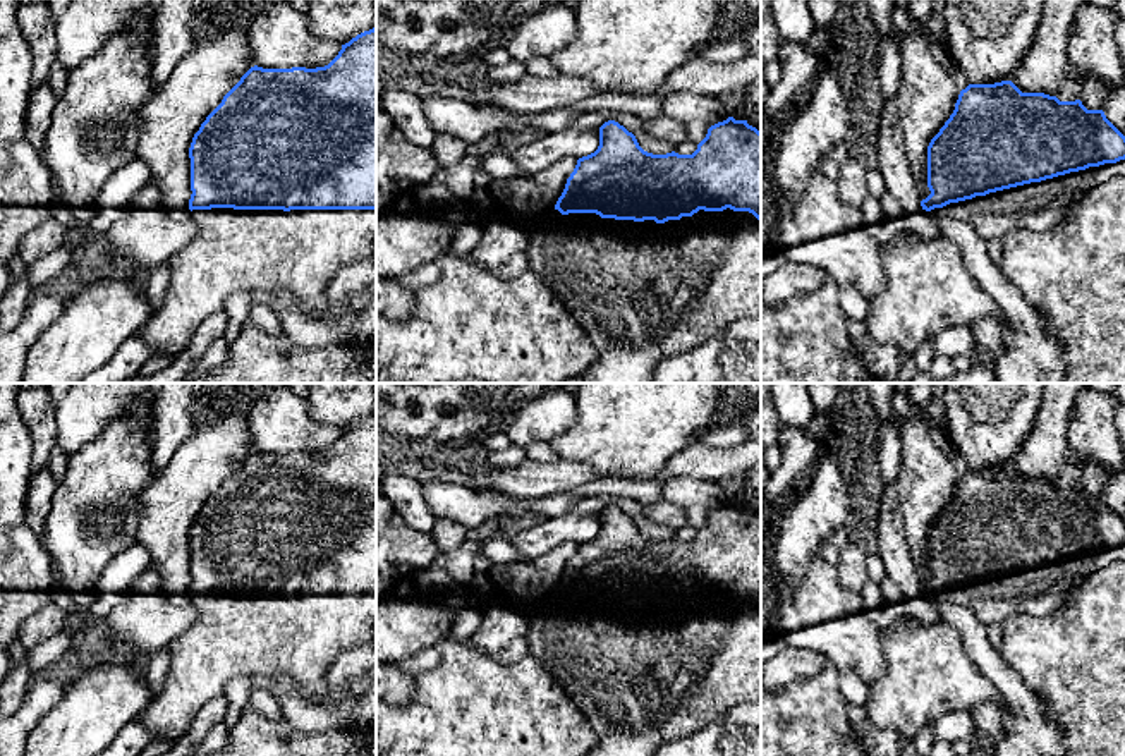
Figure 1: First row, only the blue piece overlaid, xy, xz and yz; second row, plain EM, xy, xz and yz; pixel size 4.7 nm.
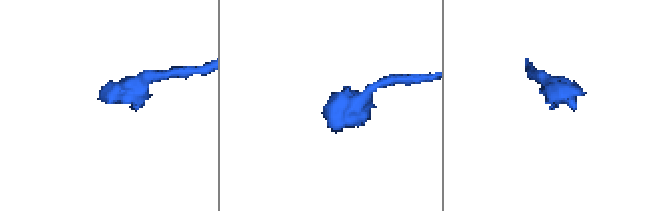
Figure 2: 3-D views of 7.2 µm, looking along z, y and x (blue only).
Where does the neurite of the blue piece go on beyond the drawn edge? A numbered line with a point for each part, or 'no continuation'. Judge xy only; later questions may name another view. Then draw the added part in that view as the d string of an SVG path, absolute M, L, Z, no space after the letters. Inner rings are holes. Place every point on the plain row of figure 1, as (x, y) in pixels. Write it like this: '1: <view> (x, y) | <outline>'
1: xy (234, 634) | M192 594L198 605L196 620L168 644L170 670L163 689L141 711L137 720L155 735L182 737L198 713L215 698L225 694L227 684L235 677L258 674L287 674L309 696L311 703L326 703L326 674L335 660L347 649L376 639L376 594Z

